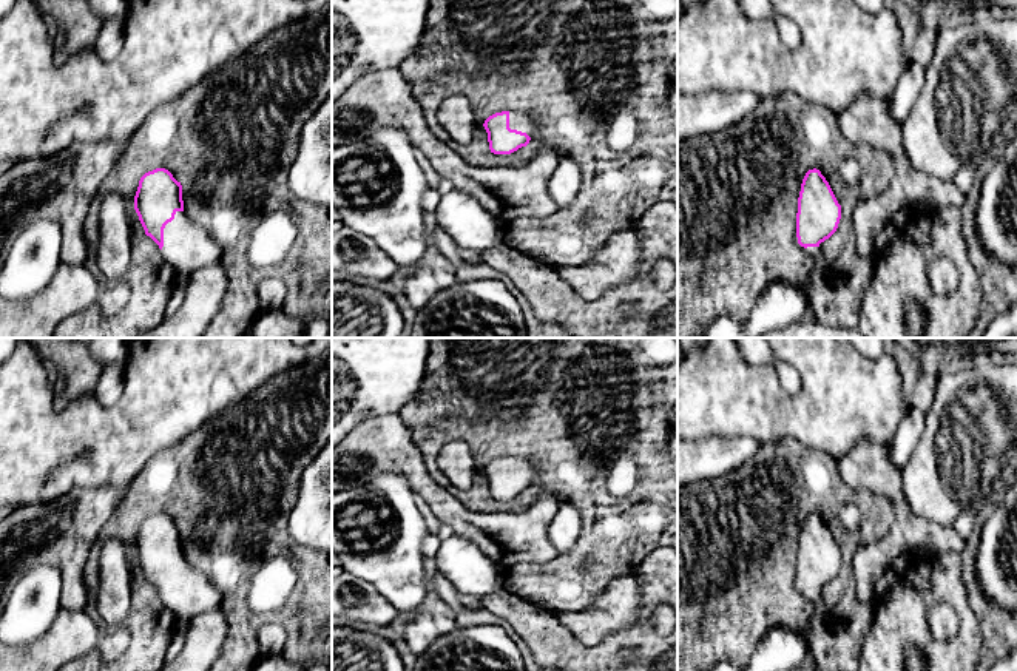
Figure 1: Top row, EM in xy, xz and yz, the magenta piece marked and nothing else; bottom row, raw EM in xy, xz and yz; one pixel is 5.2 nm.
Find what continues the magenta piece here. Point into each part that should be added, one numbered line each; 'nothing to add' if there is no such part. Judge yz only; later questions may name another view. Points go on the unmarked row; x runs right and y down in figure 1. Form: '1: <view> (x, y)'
1: yz (810, 596)

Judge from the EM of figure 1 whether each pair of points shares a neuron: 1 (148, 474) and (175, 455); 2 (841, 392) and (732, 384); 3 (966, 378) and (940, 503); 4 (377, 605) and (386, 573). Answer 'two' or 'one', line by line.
1: one
2: one
3: one
4: two

